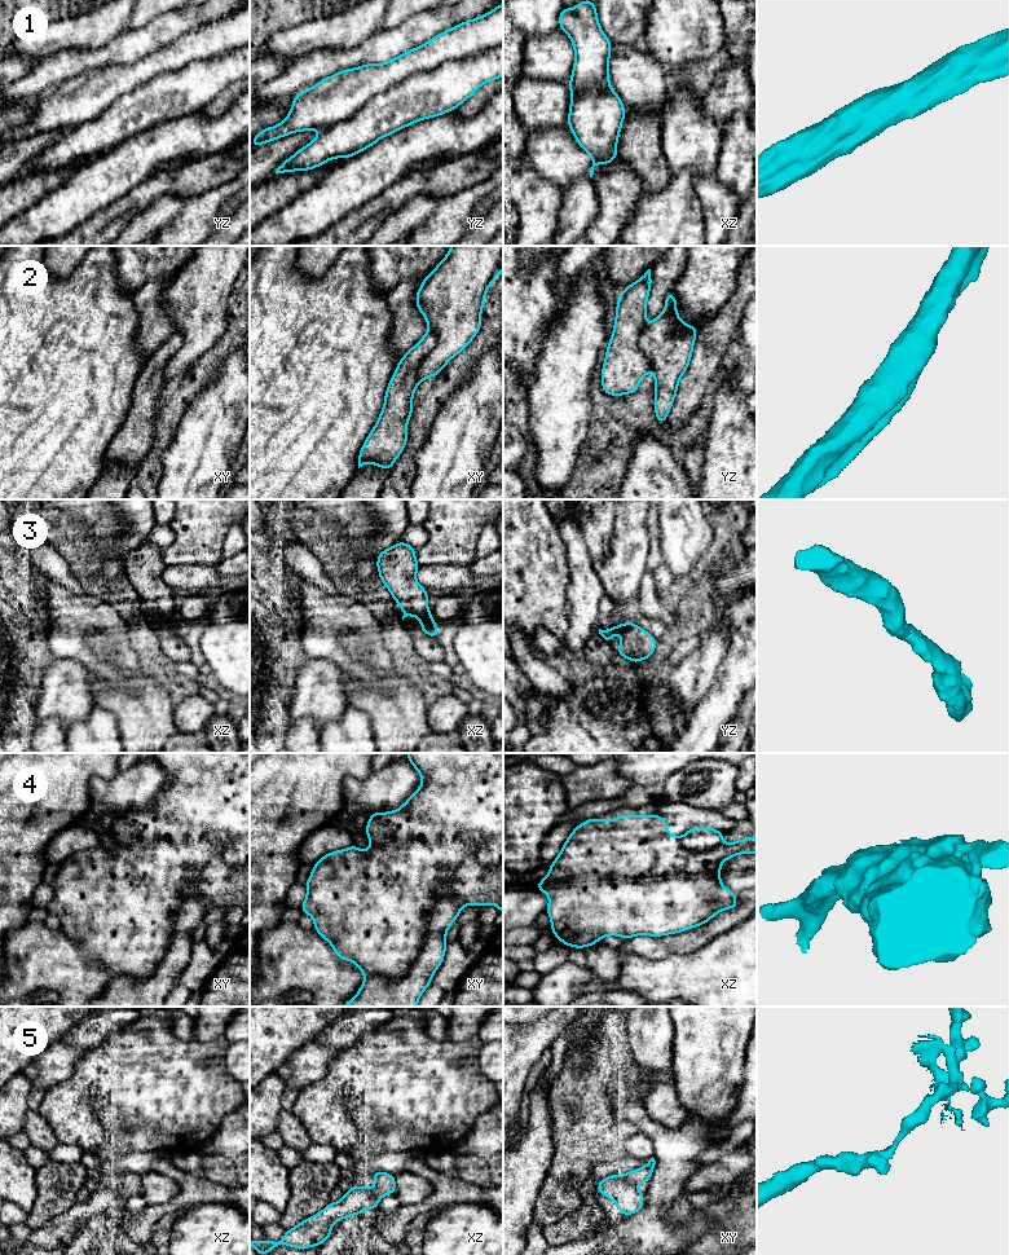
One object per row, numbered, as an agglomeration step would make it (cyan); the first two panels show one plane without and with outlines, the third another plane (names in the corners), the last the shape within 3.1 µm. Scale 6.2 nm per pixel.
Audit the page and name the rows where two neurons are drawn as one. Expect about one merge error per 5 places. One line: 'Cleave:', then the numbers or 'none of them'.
Cleave: 1, 4, 5

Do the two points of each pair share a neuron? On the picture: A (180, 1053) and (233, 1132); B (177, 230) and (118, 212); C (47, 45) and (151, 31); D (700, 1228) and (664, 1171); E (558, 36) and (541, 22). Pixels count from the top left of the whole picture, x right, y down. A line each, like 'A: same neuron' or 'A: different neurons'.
A: different neurons
B: different neurons
C: different neurons
D: different neurons
E: different neurons

